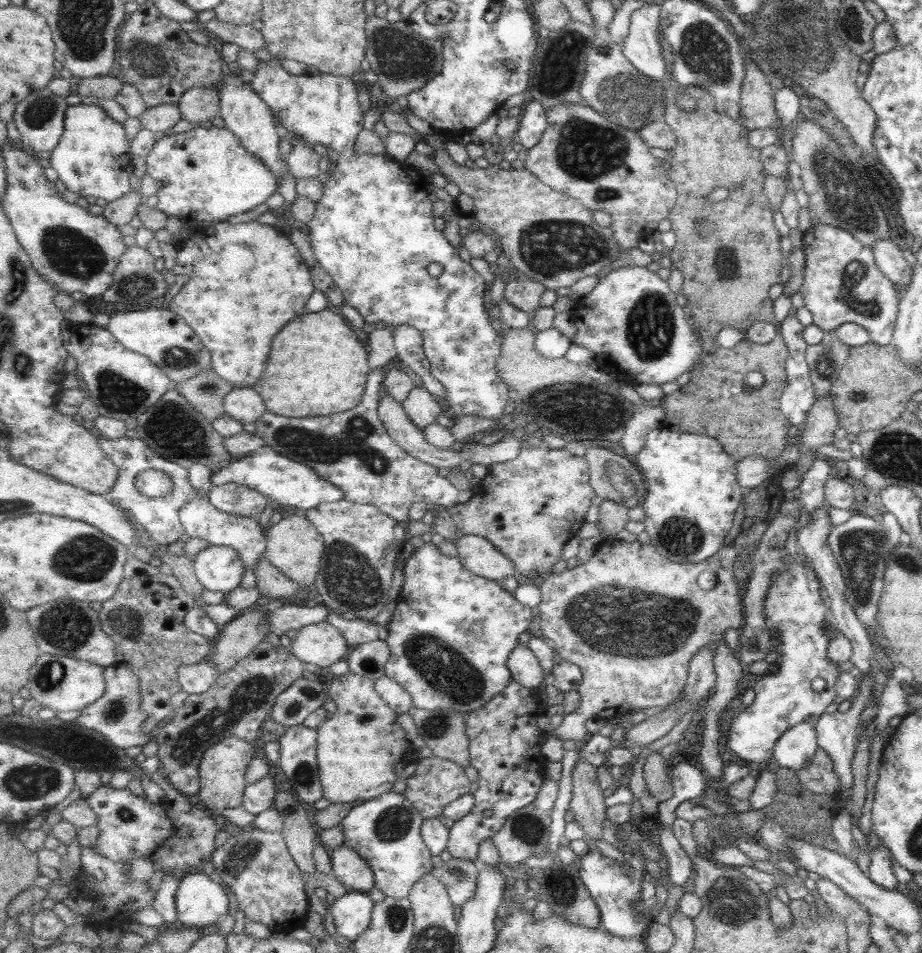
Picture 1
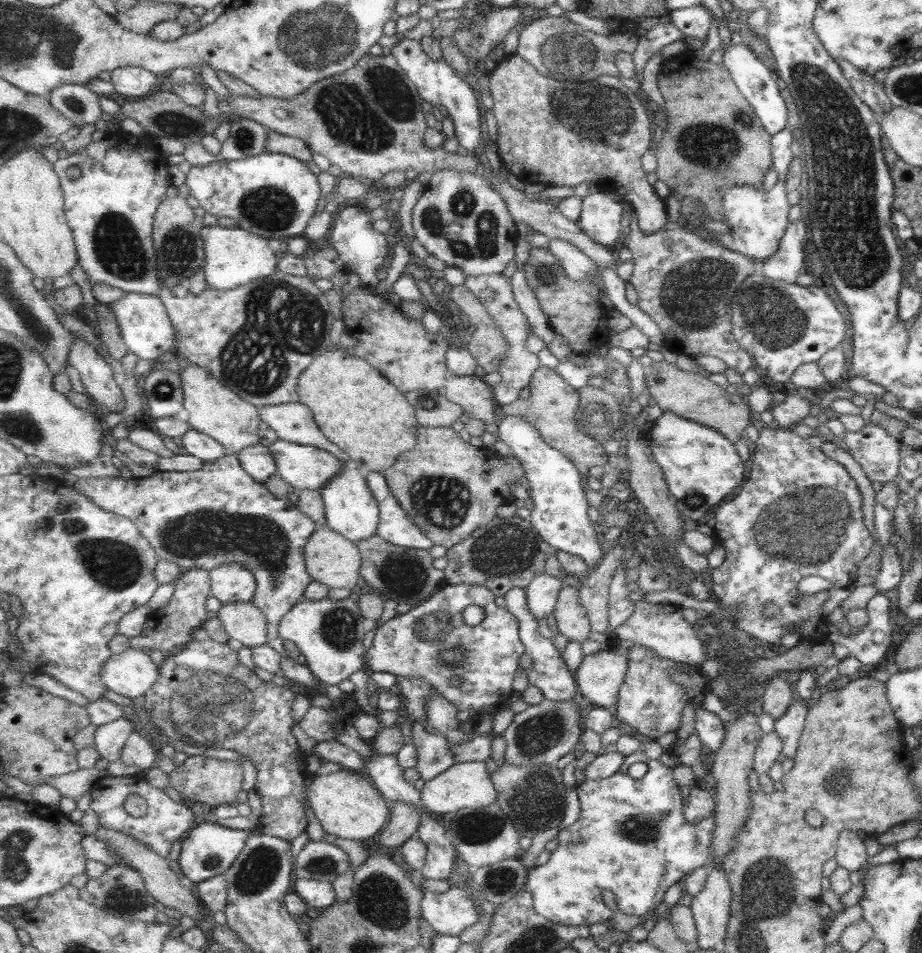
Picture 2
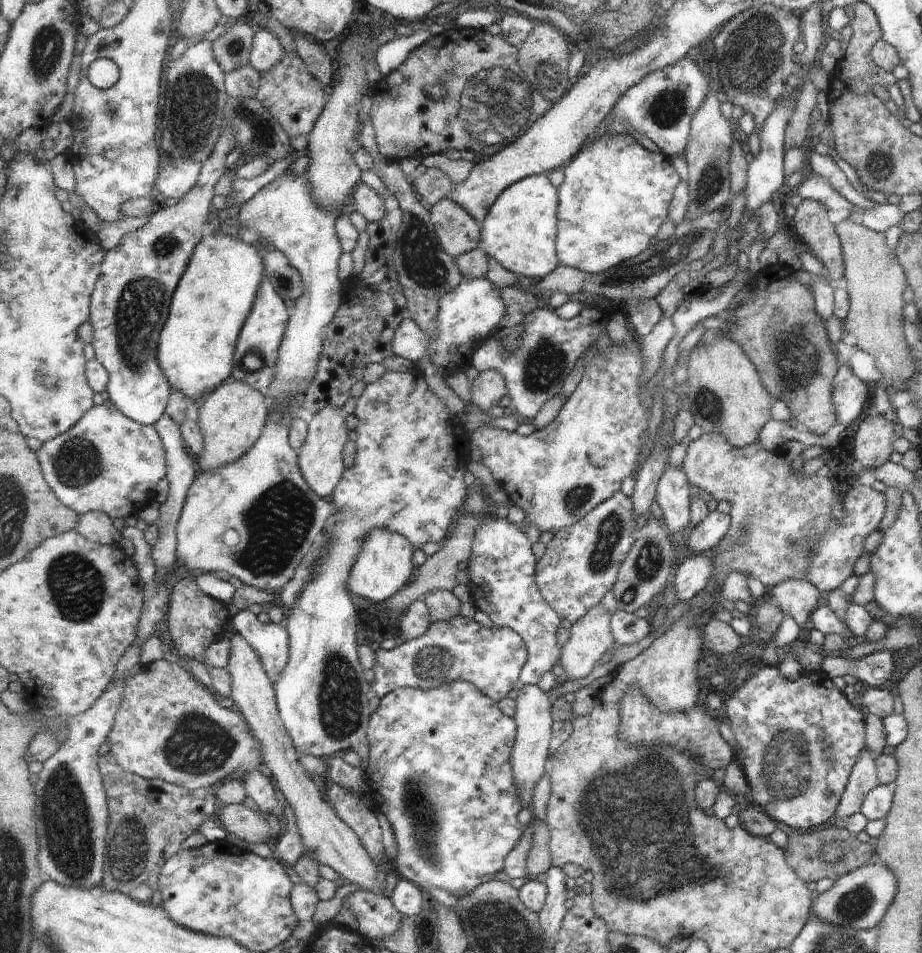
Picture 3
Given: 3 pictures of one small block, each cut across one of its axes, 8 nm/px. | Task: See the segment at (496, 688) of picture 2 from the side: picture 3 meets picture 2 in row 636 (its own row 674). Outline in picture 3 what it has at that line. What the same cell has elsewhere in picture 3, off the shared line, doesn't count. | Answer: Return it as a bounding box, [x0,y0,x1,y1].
[372,610,528,702]

